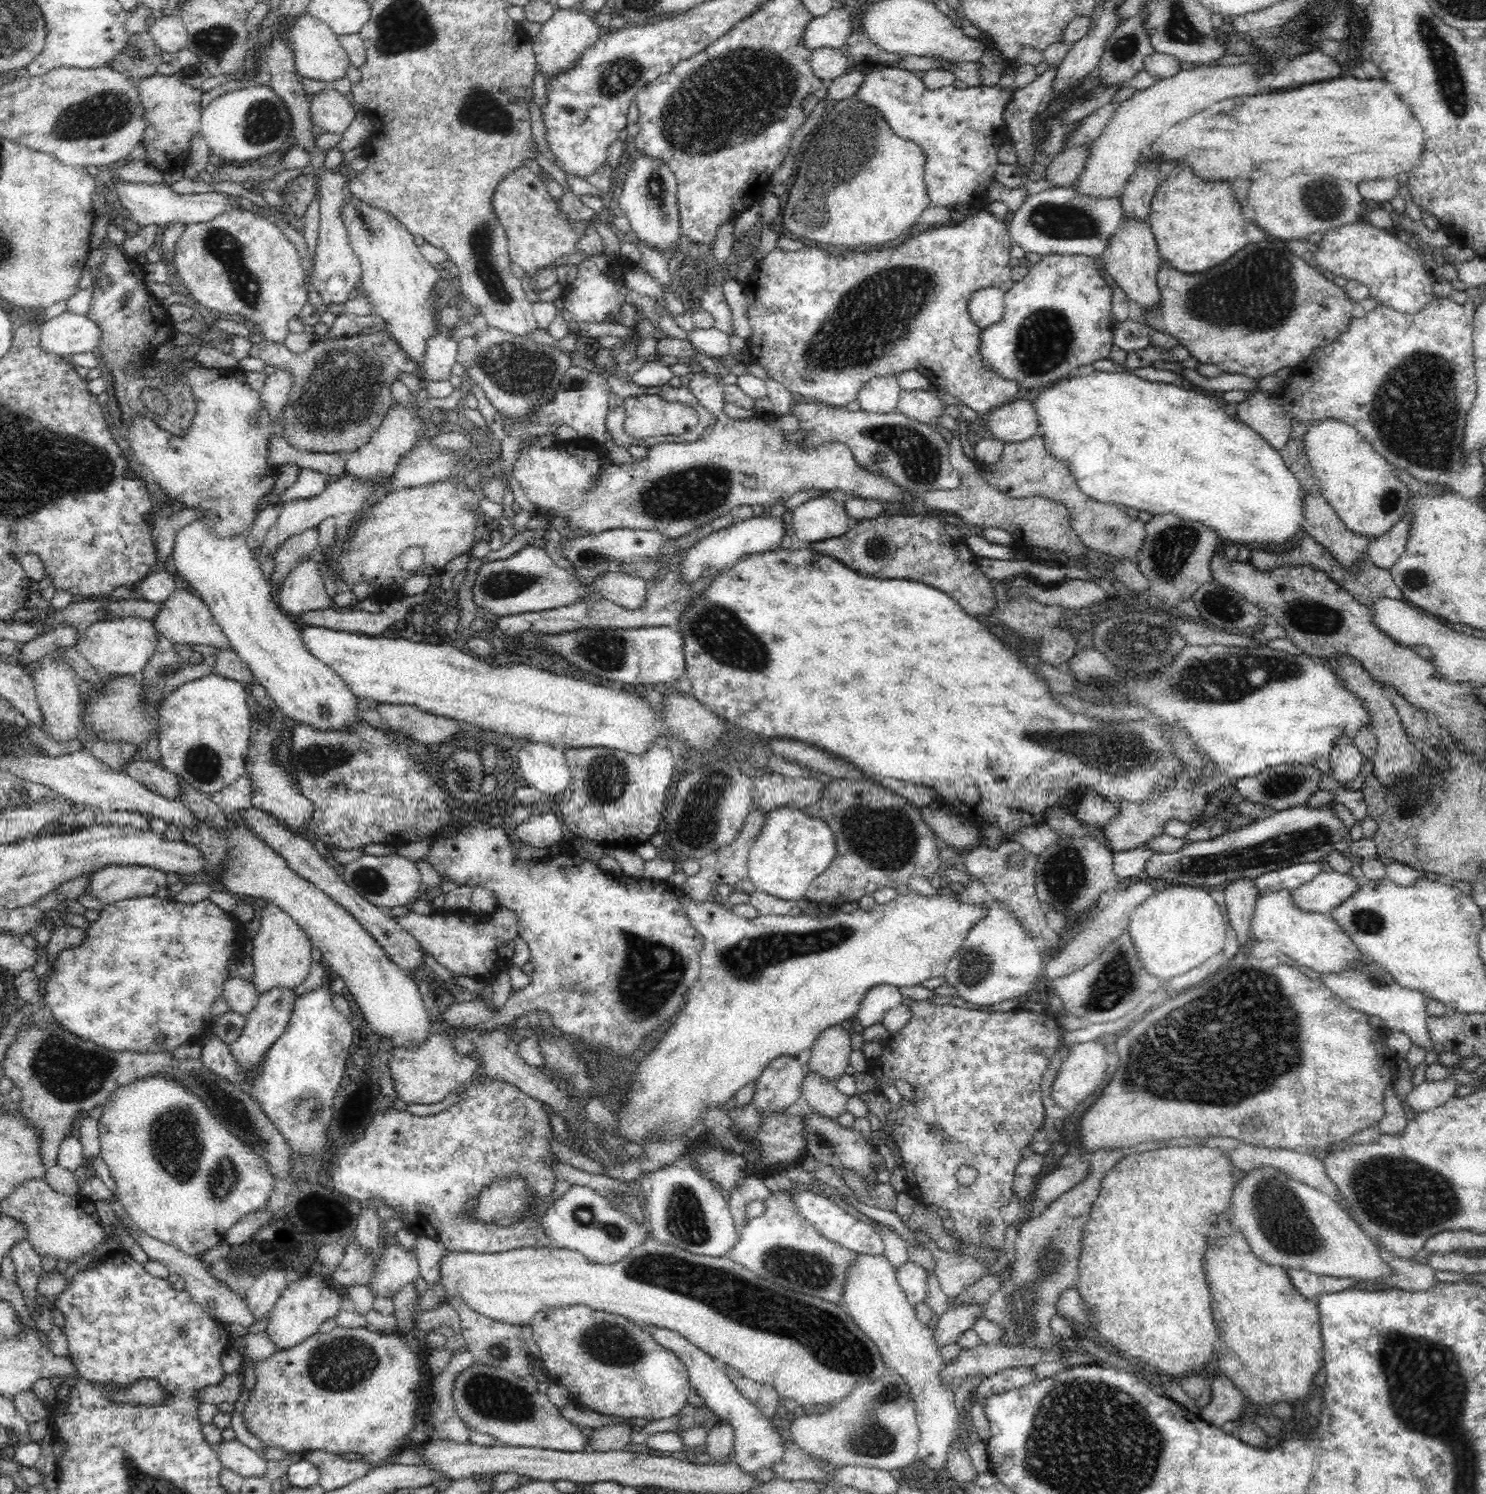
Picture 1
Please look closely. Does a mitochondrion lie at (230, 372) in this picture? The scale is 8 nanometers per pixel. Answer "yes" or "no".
no

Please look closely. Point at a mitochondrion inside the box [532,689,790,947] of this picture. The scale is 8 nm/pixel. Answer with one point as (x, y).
(698, 825)

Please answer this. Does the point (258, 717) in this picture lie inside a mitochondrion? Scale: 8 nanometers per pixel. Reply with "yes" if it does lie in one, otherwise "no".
no

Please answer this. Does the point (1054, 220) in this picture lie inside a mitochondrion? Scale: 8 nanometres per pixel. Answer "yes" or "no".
yes

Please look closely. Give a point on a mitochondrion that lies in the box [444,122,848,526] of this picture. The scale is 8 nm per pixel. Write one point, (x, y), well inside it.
(521, 372)

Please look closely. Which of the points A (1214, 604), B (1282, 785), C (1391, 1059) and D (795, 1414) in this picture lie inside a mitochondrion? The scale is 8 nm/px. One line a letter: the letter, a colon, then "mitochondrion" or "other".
A: mitochondrion
B: mitochondrion
C: other
D: other

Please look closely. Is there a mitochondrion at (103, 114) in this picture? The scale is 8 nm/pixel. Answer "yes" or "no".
yes

